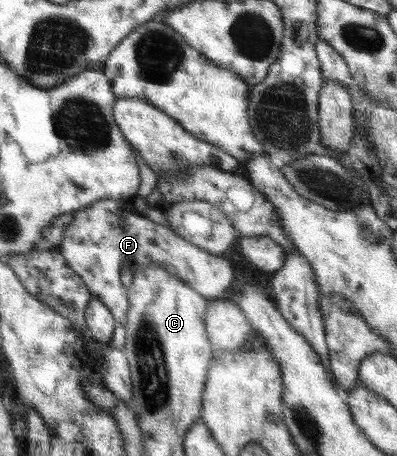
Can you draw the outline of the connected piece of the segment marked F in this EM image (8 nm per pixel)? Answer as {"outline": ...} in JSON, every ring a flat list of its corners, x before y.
{"outline":[[101,199,86,209,73,212,73,221,65,228,60,244,61,255,87,285,91,296,97,295,115,319,127,326,128,289,121,283,121,270,145,270,149,266,165,268,195,292,207,298,221,296,233,286,233,268,221,256,207,254,163,224,129,212,124,200]]}

